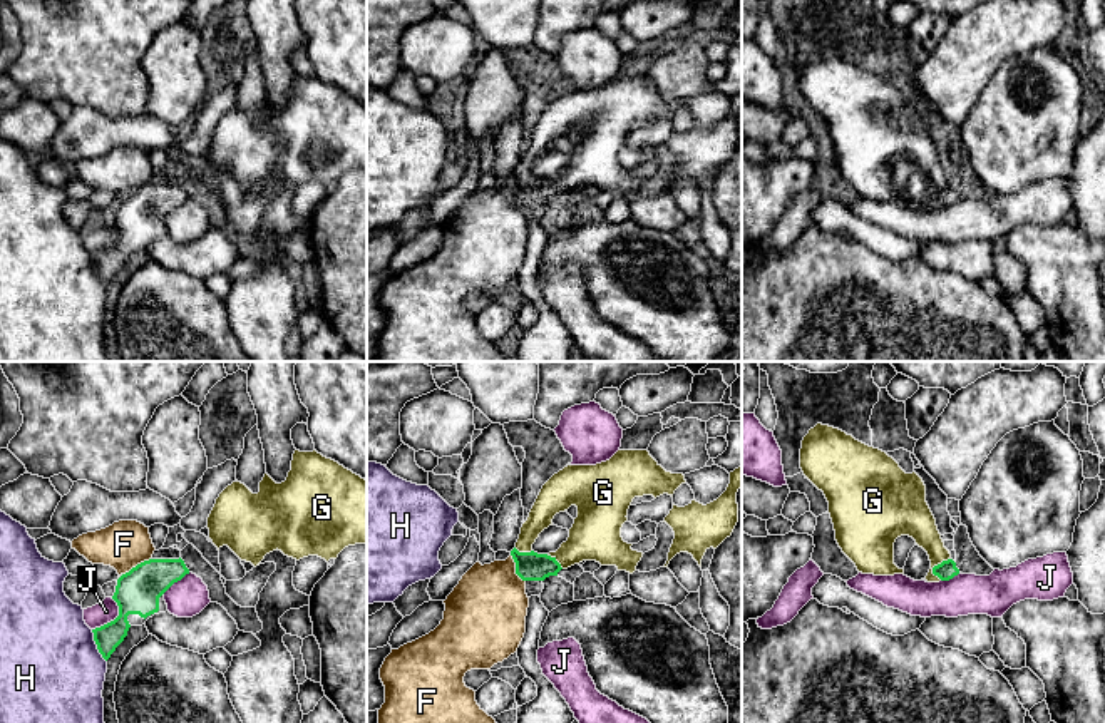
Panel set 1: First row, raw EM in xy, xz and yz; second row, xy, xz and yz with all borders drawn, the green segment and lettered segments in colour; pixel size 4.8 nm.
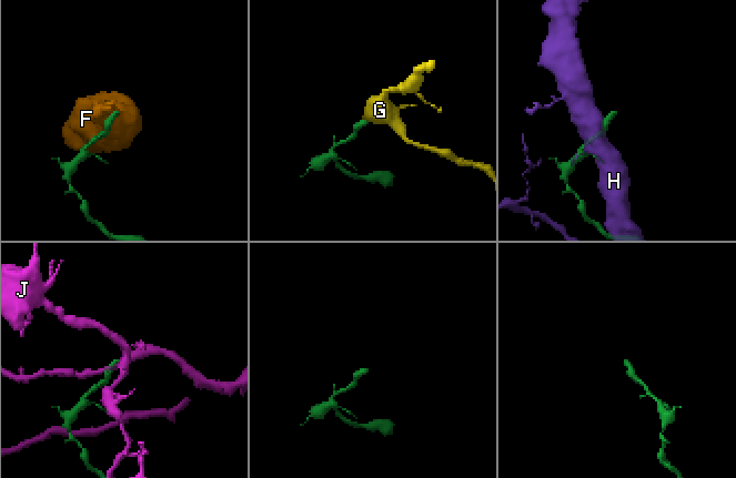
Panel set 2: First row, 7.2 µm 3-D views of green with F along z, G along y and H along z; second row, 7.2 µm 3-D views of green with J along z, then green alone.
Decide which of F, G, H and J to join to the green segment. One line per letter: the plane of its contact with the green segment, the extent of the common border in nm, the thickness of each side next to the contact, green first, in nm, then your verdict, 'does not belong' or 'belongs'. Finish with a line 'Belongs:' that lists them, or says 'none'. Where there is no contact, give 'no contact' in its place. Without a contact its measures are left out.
F: meets green in xy; contact 160 nm long; 220 nm thick on the green side, 240 nm on the other; does not belong
G: meets green in yz; contact 120 nm long; 90 nm thick on the green side, 170 nm on the other; belongs
H: meets green in xy; contact 180 nm long; 120 nm thick on the green side, 480 nm on the other; does not belong
J: meets green in xy; contact 190 nm long; 220 nm thick on the green side, 110 nm on the other; does not belong
Belongs: G

